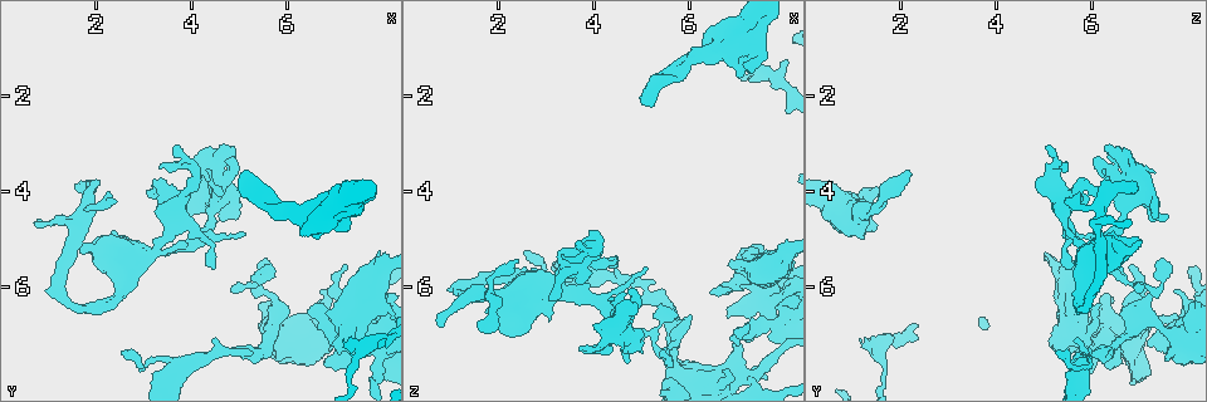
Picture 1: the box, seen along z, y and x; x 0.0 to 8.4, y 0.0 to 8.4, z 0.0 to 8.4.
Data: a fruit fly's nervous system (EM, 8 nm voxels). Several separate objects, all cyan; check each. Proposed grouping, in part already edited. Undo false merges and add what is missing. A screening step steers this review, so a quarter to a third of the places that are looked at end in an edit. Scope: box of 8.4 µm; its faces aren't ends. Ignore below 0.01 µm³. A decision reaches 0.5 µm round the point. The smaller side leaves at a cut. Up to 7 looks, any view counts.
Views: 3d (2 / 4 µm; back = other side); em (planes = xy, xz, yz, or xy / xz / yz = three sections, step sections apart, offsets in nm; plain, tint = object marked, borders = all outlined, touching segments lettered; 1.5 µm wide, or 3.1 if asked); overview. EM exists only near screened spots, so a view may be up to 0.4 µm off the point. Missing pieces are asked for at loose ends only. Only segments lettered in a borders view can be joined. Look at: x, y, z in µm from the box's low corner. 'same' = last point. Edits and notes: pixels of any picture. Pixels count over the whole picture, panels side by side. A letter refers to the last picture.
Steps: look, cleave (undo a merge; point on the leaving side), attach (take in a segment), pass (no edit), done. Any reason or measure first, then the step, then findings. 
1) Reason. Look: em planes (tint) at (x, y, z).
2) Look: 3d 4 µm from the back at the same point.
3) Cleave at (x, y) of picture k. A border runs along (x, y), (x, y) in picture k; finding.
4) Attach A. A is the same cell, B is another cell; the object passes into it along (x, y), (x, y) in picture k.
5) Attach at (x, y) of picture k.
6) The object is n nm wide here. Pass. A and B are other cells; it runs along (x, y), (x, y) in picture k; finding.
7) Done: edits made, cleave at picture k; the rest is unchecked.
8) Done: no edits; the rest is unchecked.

Three-way junction. Look: 3d 2 µm at (3.75, 7.70, 5.75).

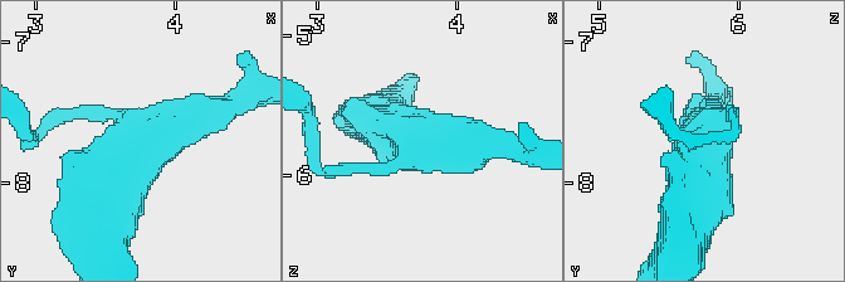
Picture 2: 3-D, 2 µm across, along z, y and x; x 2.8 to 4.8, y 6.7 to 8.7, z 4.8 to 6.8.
Need the tissue. Look: em planes (tint) at (3.78, 7.66, 5.78).

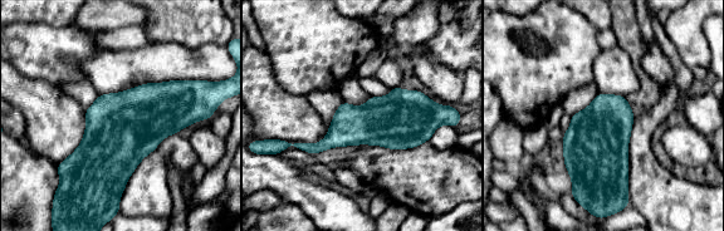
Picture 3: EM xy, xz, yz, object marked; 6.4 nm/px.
Look: em planes (borders) at the same point.

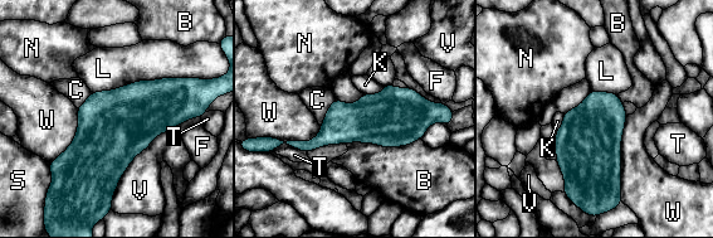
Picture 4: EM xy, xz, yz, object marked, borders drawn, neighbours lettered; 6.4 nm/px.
The longest contact is with V, 650 nm. Pass. B, C, F, K, L, N, S, T, V and W are other cells; a border runs along (170, 130), (131, 161), (111, 208) in picture 4; one neuron here.

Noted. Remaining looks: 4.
Branch stops here. Look: 3d 4 µm at (4.40, 5.60, 5.55).

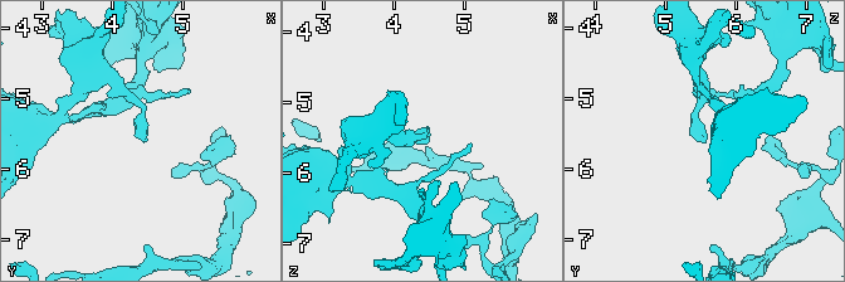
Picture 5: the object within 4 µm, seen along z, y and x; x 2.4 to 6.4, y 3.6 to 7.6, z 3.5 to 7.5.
Now the EM. Look: em planes (borders) at (4.45, 5.55, 5.60).

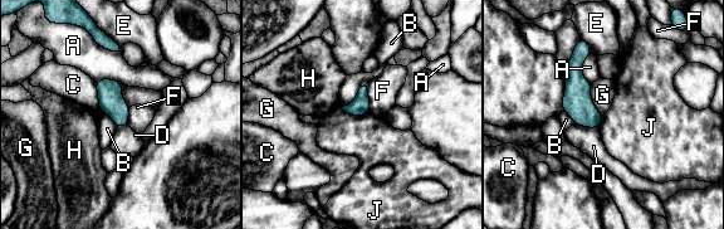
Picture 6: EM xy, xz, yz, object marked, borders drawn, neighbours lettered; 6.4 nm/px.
Pass. A, B, C, D, E, F, G, H and J are other cells; it runs along (581, 44), (577, 103), (596, 125) in picture 6; no lettered segment goes on from it.

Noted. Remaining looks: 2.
Thin end. Look: em xy step 8 (tint) at (7.25, 7.20, 1.25).

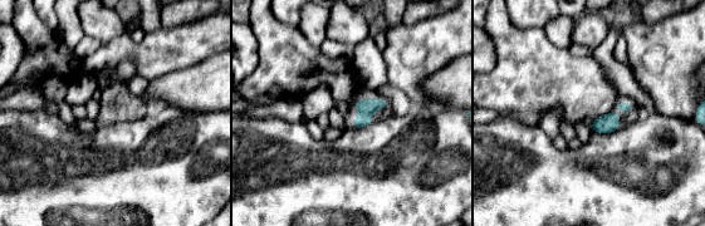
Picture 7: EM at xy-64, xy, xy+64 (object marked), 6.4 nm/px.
Look: em yz step 4 (borders) at the same point.

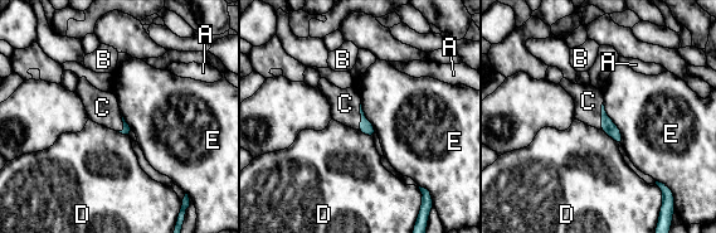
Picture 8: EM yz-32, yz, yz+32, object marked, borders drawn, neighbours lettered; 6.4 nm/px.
Attach C. C is the same cell, A, B, D and E are other cells; the object passes into it along (608, 126), (602, 115), (588, 101) in picture 8; the neuron continues.

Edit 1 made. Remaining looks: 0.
Done: edits made, attach at picture 8; the rest is unchecked.

